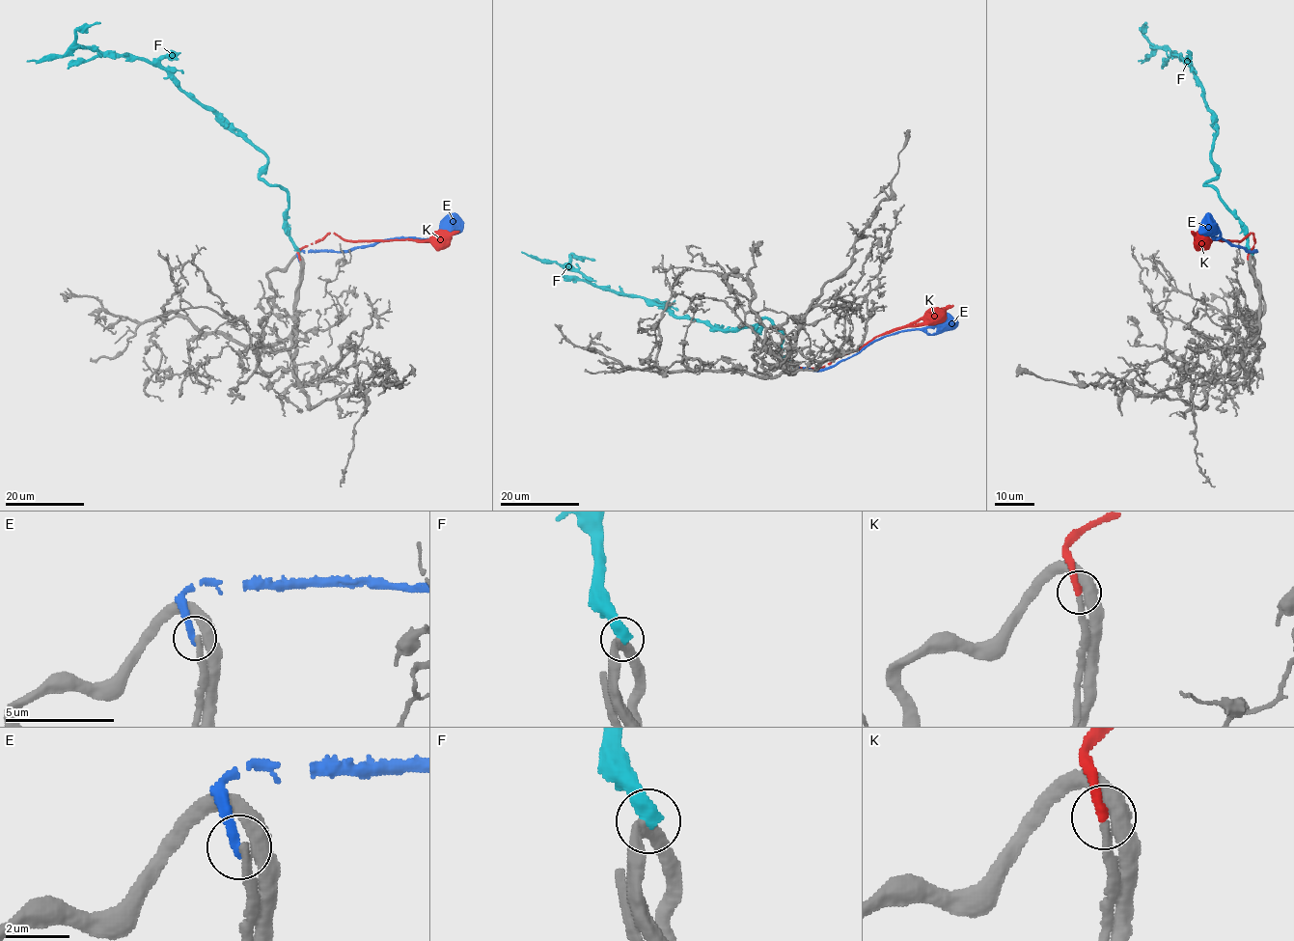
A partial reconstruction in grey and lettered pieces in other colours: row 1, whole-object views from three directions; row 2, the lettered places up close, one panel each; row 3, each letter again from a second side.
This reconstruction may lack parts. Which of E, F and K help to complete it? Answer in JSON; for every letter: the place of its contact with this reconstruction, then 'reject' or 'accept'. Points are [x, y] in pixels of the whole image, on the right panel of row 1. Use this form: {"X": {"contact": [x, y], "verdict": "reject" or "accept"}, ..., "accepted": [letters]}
{"E": {"contact": [1249, 261], "verdict": "reject"}, "F": {"contact": [1252, 255], "verdict": "reject"}, "K": {"contact": [1248, 260], "verdict": "accept"}, "accepted": ["K"]}

